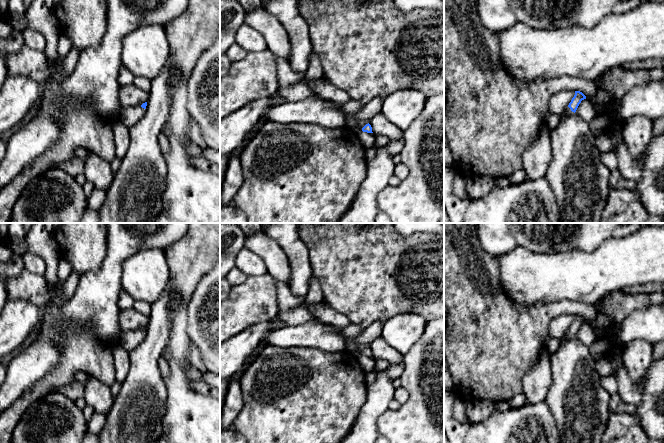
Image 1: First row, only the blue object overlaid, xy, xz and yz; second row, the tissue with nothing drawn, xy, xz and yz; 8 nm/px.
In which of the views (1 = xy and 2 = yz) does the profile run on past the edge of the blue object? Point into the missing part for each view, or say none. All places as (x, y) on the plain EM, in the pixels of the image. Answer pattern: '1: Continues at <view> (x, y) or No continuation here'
1: Continues at xy (129, 340)
2: Continues at yz (567, 336)

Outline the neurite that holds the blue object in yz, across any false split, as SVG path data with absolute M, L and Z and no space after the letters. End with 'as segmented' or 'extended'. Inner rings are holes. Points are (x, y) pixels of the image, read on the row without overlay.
M575 315L575 319L572 322L571 326L569 327L568 331L564 334L563 337L560 338L561 341L565 342L574 338L581 325L584 323L586 323L586 320L582 316Z | extended

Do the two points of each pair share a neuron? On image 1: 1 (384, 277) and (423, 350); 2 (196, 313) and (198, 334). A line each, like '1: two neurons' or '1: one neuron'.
1: two neurons
2: one neuron

